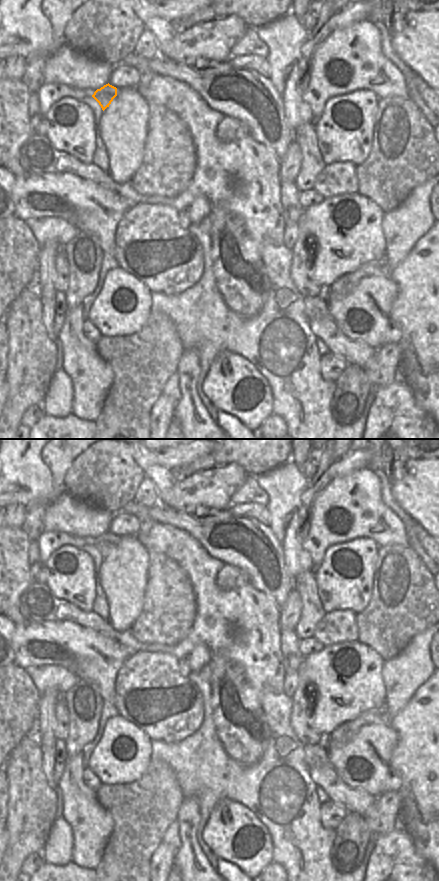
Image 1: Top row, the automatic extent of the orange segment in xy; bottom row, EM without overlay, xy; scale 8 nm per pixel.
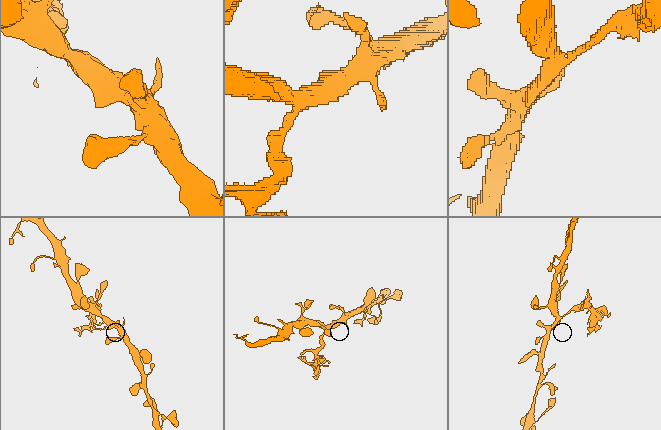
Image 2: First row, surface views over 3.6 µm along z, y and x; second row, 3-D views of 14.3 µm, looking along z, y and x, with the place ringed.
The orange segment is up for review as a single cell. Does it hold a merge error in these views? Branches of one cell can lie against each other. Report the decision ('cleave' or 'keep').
cleave

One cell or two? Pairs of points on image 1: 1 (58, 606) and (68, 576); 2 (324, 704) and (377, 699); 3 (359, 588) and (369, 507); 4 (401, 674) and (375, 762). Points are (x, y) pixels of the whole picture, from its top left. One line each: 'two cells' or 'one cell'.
1: two cells
2: one cell
3: two cells
4: one cell

